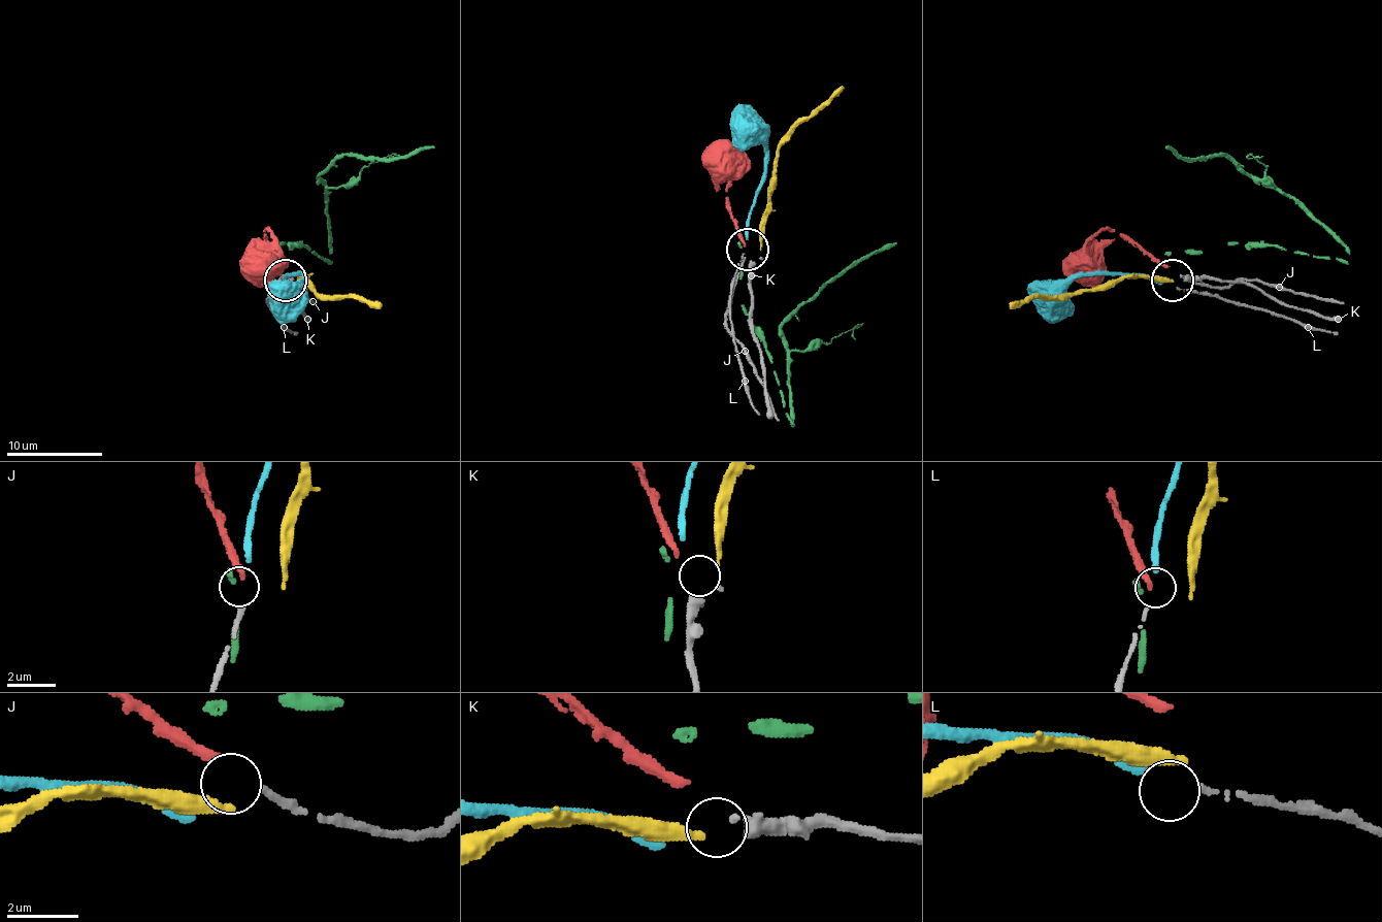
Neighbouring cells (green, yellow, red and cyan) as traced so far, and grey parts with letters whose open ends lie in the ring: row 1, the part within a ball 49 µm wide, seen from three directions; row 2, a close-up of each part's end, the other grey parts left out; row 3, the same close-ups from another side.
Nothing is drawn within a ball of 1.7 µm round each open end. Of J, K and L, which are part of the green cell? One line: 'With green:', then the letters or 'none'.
With green: none

